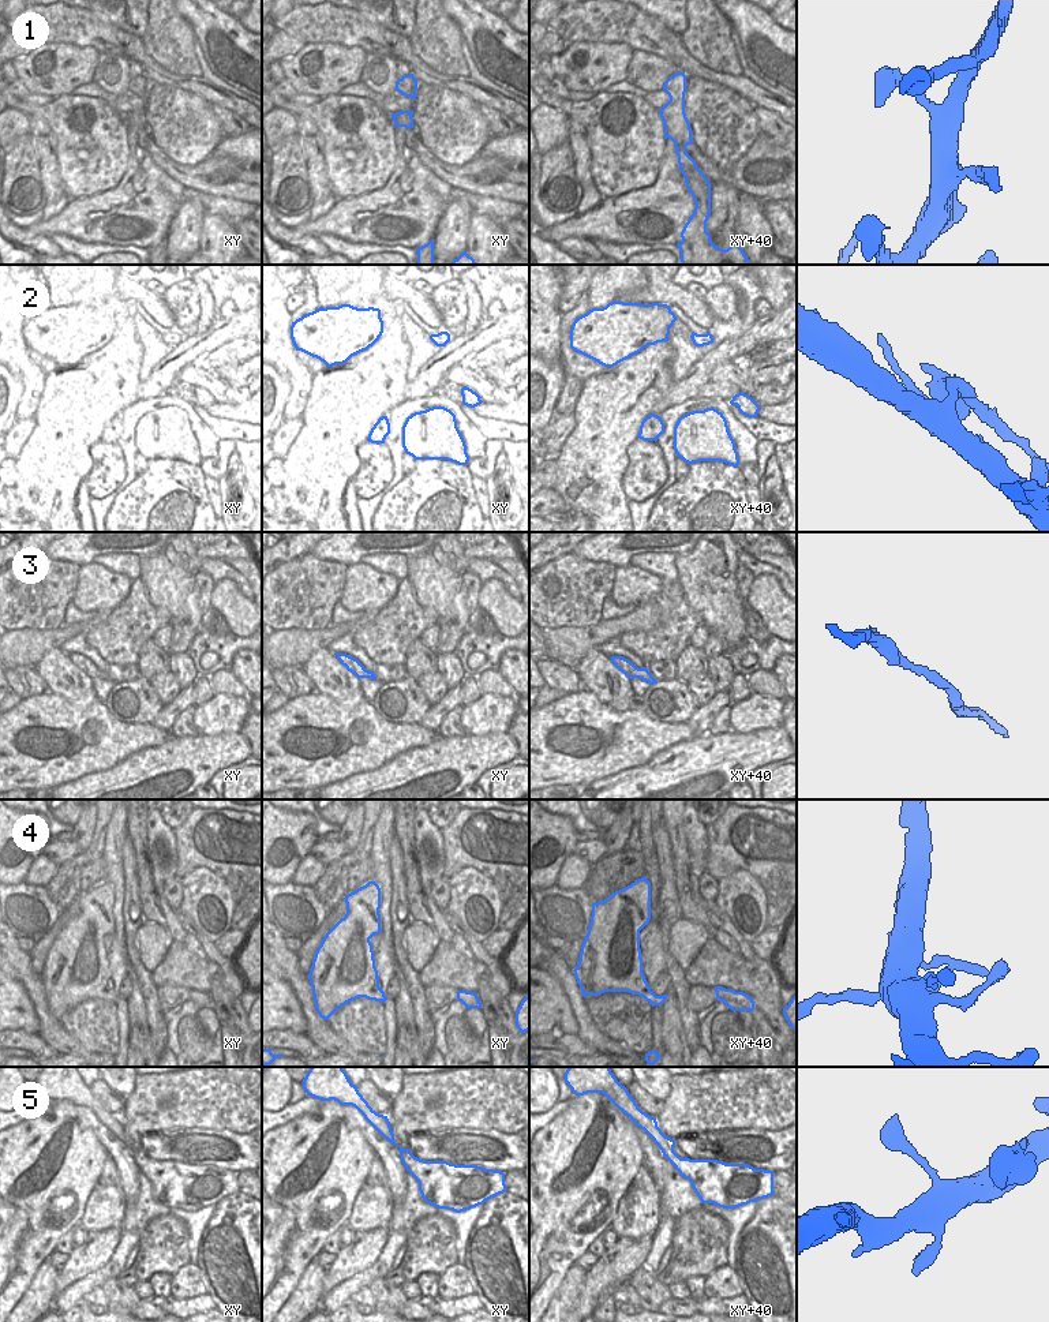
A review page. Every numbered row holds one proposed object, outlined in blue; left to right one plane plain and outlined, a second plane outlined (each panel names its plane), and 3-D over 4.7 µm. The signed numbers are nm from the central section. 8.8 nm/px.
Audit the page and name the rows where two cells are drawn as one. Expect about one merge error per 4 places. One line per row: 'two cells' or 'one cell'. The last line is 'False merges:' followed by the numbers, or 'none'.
1: one cell
2: two cells
3: one cell
4: one cell
5: one cell
False merges: 2

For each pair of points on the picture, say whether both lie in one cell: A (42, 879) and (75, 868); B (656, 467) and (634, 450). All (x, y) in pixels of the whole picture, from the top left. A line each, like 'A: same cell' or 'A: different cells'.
A: different cells
B: same cell

